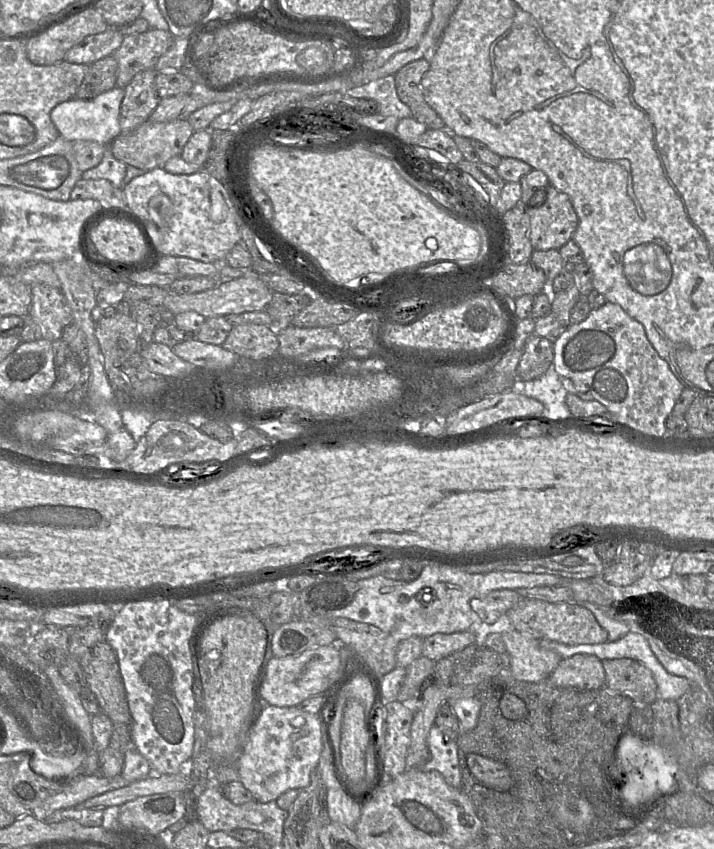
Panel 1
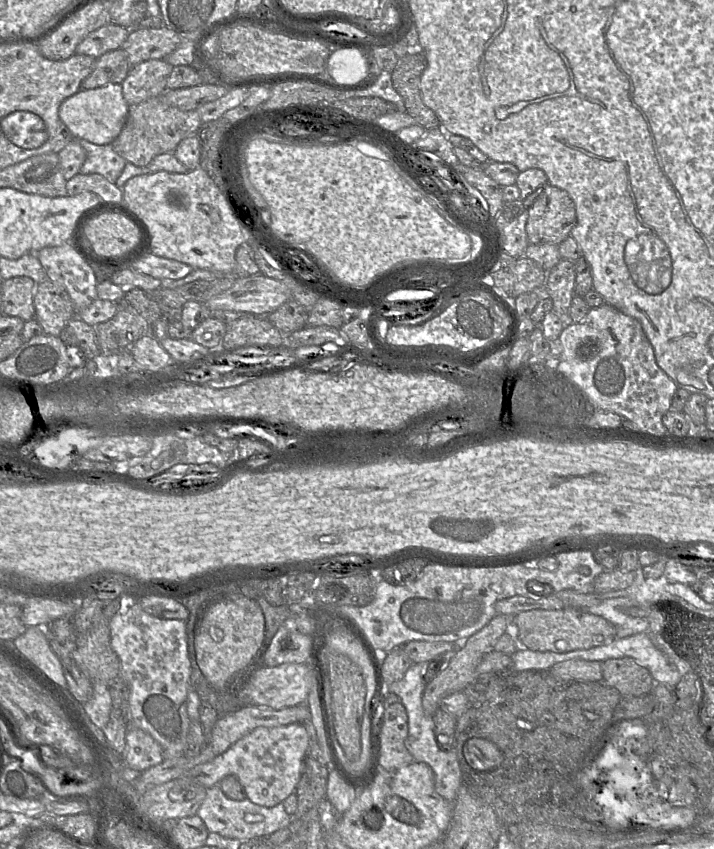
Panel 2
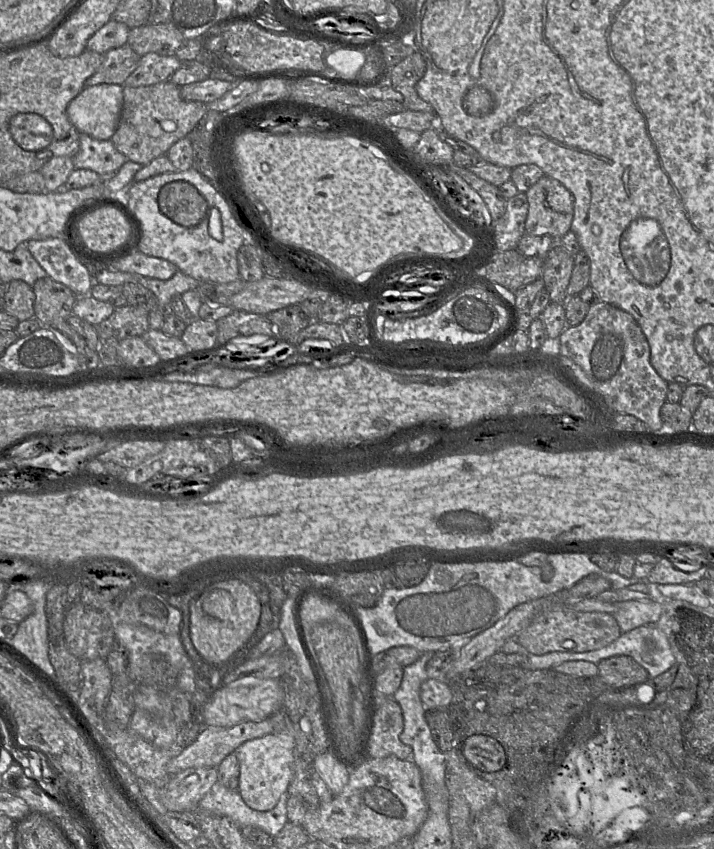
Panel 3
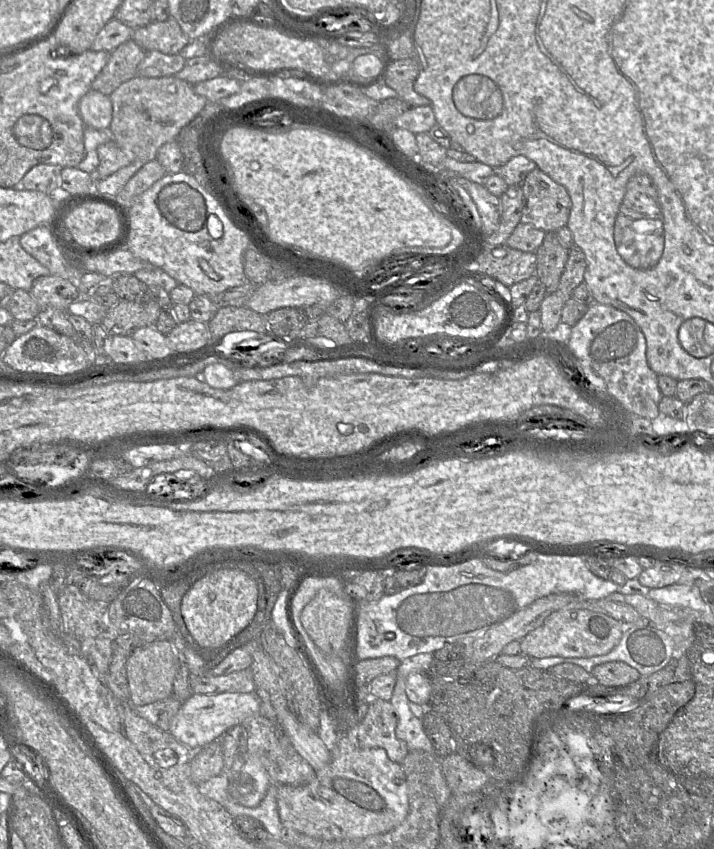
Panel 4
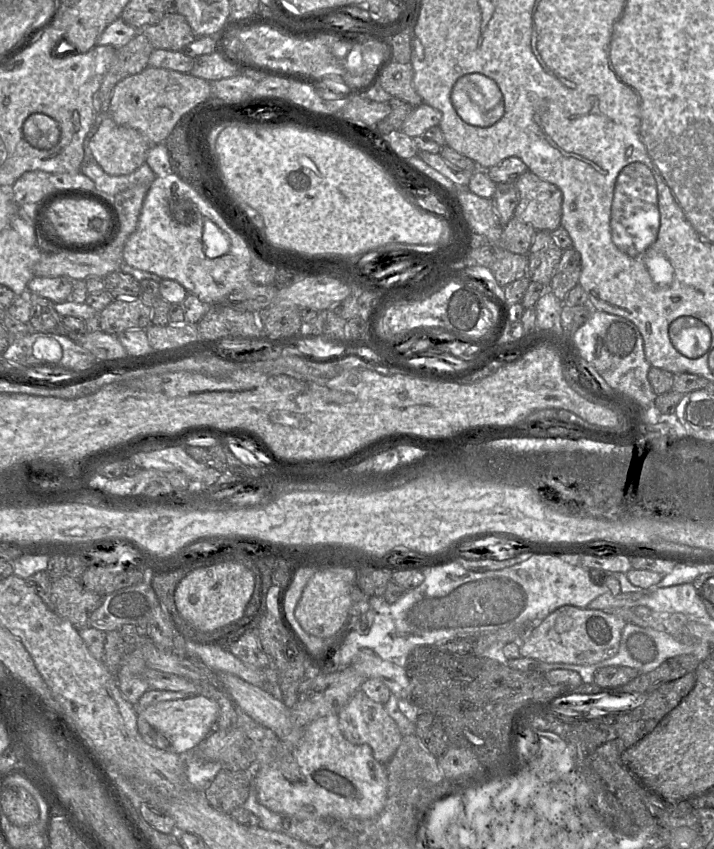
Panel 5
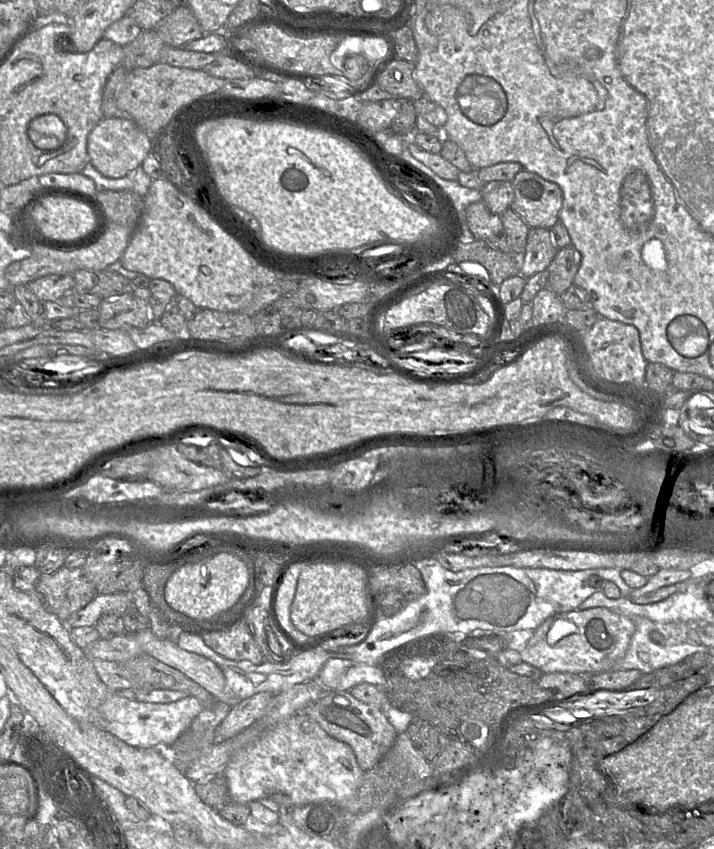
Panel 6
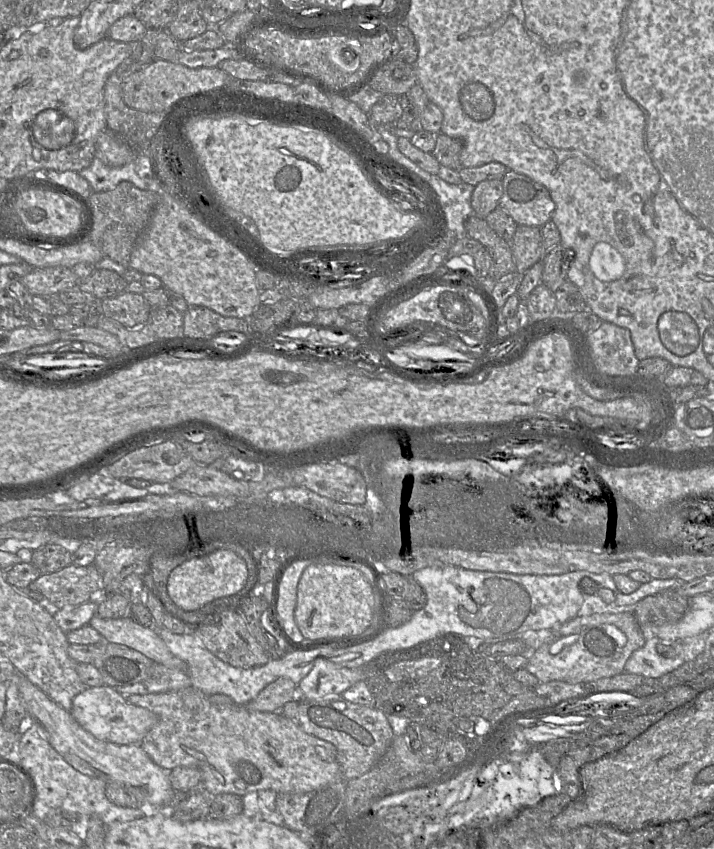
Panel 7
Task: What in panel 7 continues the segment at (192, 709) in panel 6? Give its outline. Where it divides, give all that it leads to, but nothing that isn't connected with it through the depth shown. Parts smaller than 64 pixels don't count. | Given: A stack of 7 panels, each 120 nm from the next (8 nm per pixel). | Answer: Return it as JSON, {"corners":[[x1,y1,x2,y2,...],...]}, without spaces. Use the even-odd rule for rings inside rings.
{"corners":[[108,685,88,687,76,695,70,713,97,739,121,745,140,743,157,723,157,716,153,712,127,702,121,693]]}

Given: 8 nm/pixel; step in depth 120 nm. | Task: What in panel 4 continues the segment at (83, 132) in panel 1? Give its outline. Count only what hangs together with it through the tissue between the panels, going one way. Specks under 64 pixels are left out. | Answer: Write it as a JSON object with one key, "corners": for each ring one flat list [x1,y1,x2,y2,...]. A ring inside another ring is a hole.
{"corners":[[90,89,80,99,78,111,86,127,109,129,113,114,109,95]]}

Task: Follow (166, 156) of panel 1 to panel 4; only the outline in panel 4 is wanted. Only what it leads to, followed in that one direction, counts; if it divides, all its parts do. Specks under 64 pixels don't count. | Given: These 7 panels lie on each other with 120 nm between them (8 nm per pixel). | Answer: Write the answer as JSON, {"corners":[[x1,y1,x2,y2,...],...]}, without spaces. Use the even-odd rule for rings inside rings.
{"corners":[[135,76,115,89,110,98,113,108,109,127,112,140,126,153,133,155,134,160,140,161,156,159,159,148,169,141,175,140,180,130,190,123,208,103,207,98,194,91,193,85,178,76,155,78]]}

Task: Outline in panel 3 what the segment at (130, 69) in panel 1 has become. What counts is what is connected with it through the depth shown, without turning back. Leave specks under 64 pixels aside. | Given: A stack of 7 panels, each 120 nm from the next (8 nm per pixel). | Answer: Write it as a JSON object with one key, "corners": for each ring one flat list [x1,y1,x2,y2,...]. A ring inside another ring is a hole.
{"corners":[[146,23,129,30,127,44,139,56,147,53,175,56,176,51,185,41,182,32,172,23]]}

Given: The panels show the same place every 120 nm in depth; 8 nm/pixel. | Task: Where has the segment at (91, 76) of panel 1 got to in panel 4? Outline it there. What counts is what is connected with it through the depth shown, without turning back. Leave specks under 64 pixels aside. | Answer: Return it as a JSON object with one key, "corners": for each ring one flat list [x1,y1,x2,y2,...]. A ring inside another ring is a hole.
{"corners":[[128,40,110,52,110,59,91,84,91,89,111,95,124,82,136,76,145,53,134,40]]}

